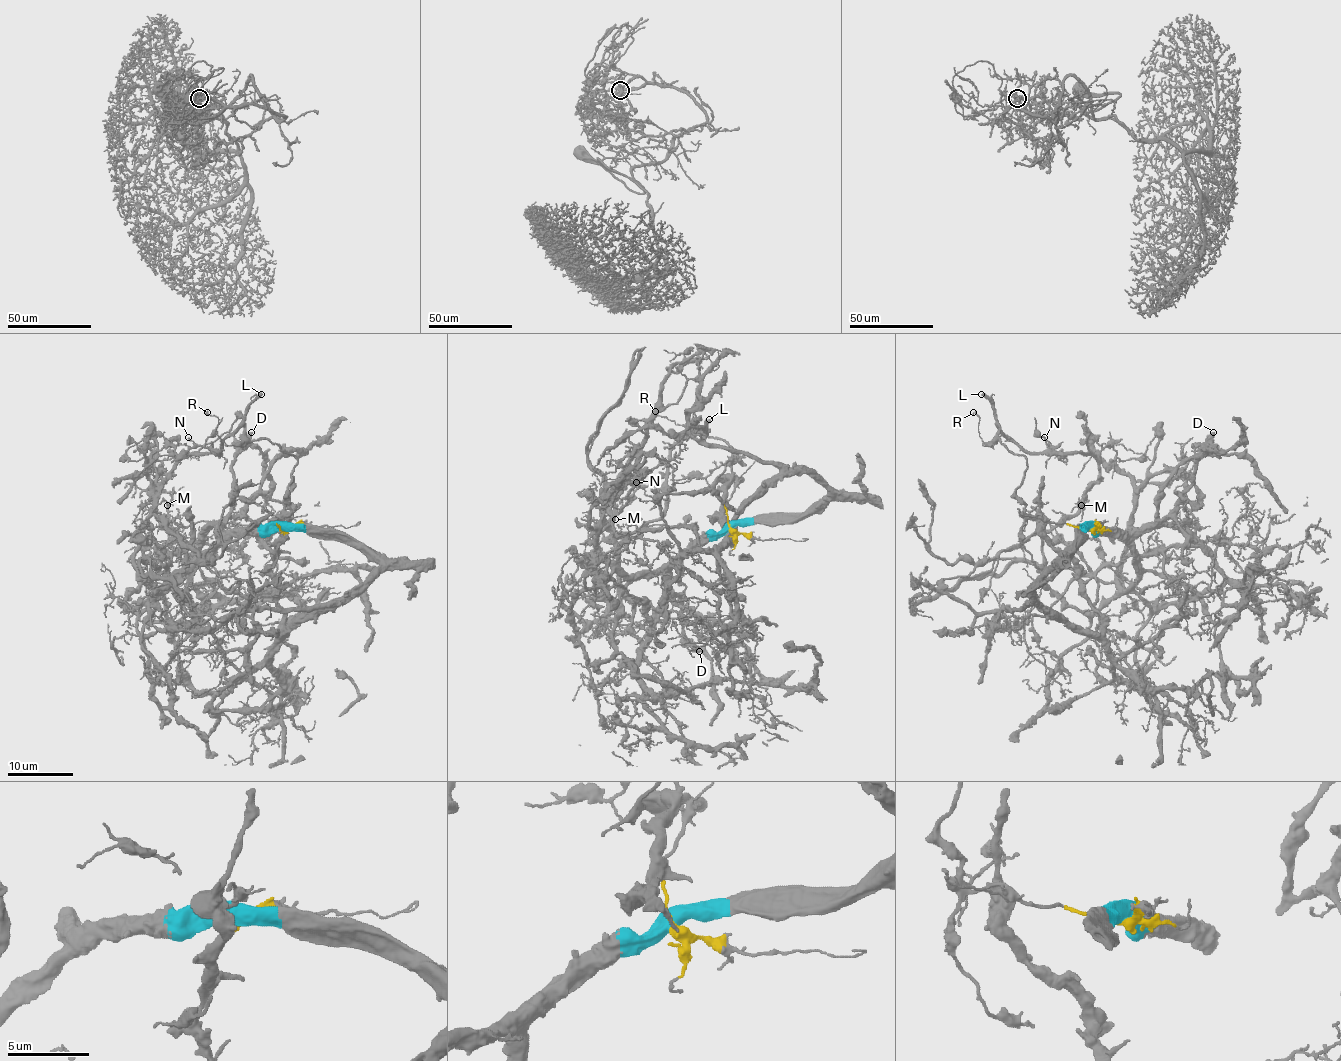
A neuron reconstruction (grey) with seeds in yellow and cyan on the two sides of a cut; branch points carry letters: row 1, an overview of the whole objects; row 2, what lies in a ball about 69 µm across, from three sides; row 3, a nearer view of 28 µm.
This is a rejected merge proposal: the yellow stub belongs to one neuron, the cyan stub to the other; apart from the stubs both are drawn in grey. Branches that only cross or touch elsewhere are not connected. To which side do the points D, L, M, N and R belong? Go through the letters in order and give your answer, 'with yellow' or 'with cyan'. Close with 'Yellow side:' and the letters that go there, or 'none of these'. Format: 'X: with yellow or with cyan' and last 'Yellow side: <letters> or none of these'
D: with cyan
L: with yellow
M: with yellow
N: with yellow
R: with yellow
Yellow side: L, M, N, R

